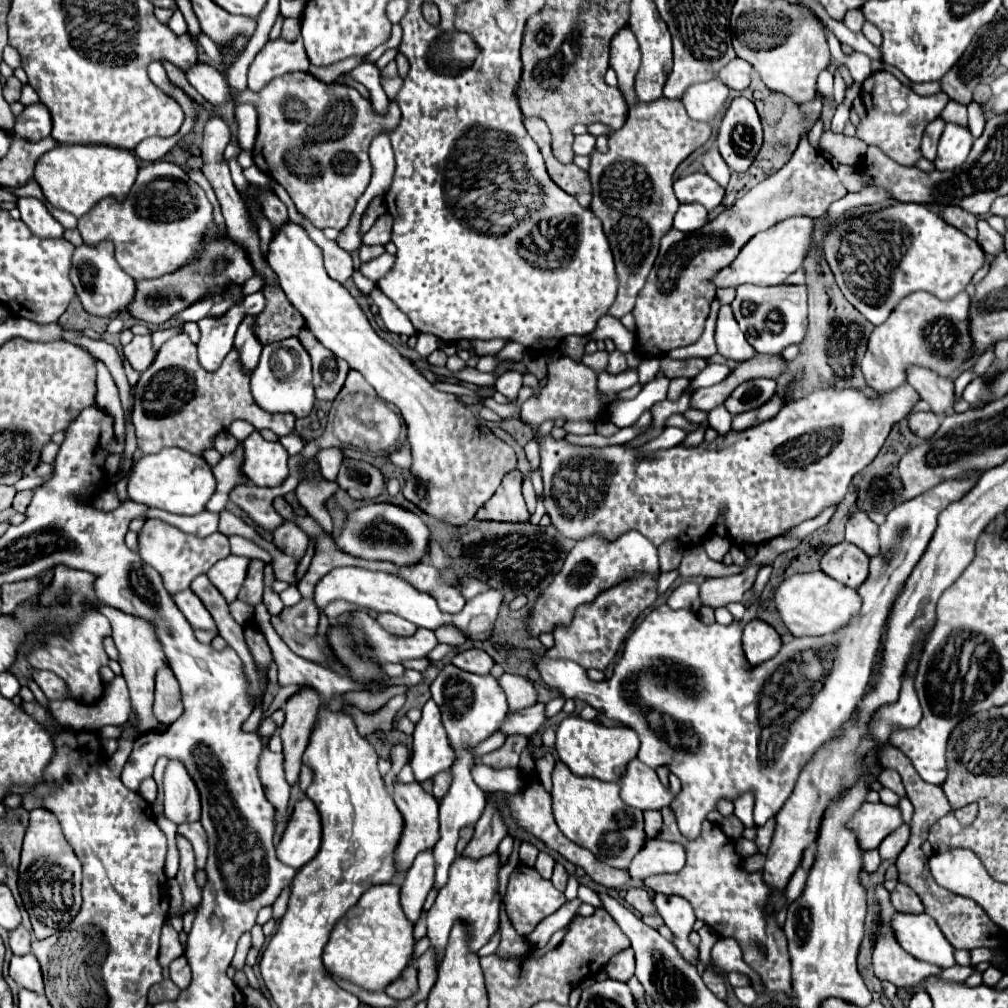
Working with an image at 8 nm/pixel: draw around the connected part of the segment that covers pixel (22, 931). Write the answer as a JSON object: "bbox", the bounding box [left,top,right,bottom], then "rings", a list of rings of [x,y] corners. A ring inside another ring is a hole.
{"bbox":[9,925,31,955],"rings":[[[23,925],[9,931],[9,947],[11,947],[13,955],[29,953],[31,951],[31,933]]]}

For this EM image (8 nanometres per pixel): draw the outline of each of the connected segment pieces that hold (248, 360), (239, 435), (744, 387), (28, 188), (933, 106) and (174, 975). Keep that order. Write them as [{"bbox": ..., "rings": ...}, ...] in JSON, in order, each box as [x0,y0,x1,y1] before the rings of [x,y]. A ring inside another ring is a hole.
[{"bbox":[235,317,261,375],"rings":[[[255,317],[243,319],[243,323],[239,325],[239,331],[235,335],[235,349],[239,353],[239,361],[243,363],[243,373],[245,375],[249,375],[257,367],[259,355],[261,355],[261,345],[257,343],[257,339],[251,331],[253,321],[255,321]]]},{"bbox":[229,421,255,441],"rings":[[[235,421],[235,423],[231,423],[229,425],[229,433],[235,437],[235,439],[239,439],[239,441],[243,441],[247,435],[251,435],[255,429],[249,425],[249,423],[245,423],[245,421]]]},{"bbox":[725,379,777,415],"rings":[[[751,379],[747,383],[741,383],[725,401],[725,407],[731,415],[739,415],[745,411],[751,411],[755,407],[761,407],[771,399],[771,395],[777,391],[775,379]]]},{"bbox":[6,179,46,201],"rings":[[[32,179],[28,183],[26,183],[24,186],[21,187],[6,187],[9,191],[13,192],[17,195],[18,198],[21,197],[36,197],[37,199],[41,201],[45,201],[46,198],[43,195],[43,192],[41,191],[41,188],[39,187],[38,183]]]},{"bbox":[857,71,947,165],"rings":[[[879,71],[873,73],[861,89],[863,103],[867,107],[867,117],[857,125],[857,139],[867,145],[877,145],[887,157],[897,161],[899,165],[915,165],[921,157],[921,137],[925,127],[939,117],[943,107],[947,105],[947,95],[937,93],[931,97],[921,97],[913,93],[907,85],[903,85],[895,75]]]},{"bbox":[169,955,191,989],"rings":[[[181,955],[177,957],[171,965],[169,965],[169,971],[171,971],[171,981],[179,987],[179,989],[187,989],[189,983],[191,983],[191,969],[187,965],[187,959]]]}]

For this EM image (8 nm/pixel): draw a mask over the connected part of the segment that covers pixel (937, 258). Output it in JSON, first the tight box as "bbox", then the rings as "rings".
{"bbox":[823,203,983,325],"rings":[[[899,203],[863,213],[859,217],[833,221],[829,227],[825,227],[823,251],[845,299],[851,301],[851,305],[855,305],[859,313],[863,313],[873,325],[881,325],[893,307],[913,291],[929,291],[939,299],[955,297],[983,265],[983,251],[977,241],[967,239],[967,235],[947,225],[937,213],[931,213],[927,207],[915,203]]]}

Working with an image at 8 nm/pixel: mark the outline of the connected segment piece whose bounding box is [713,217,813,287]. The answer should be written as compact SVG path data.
M789 217L785 221L775 223L767 231L755 235L743 247L737 259L715 275L713 279L715 287L739 287L743 283L763 285L763 287L781 285L793 271L801 267L803 257L807 255L807 247L811 243L811 235L813 235L813 219L809 217Z

